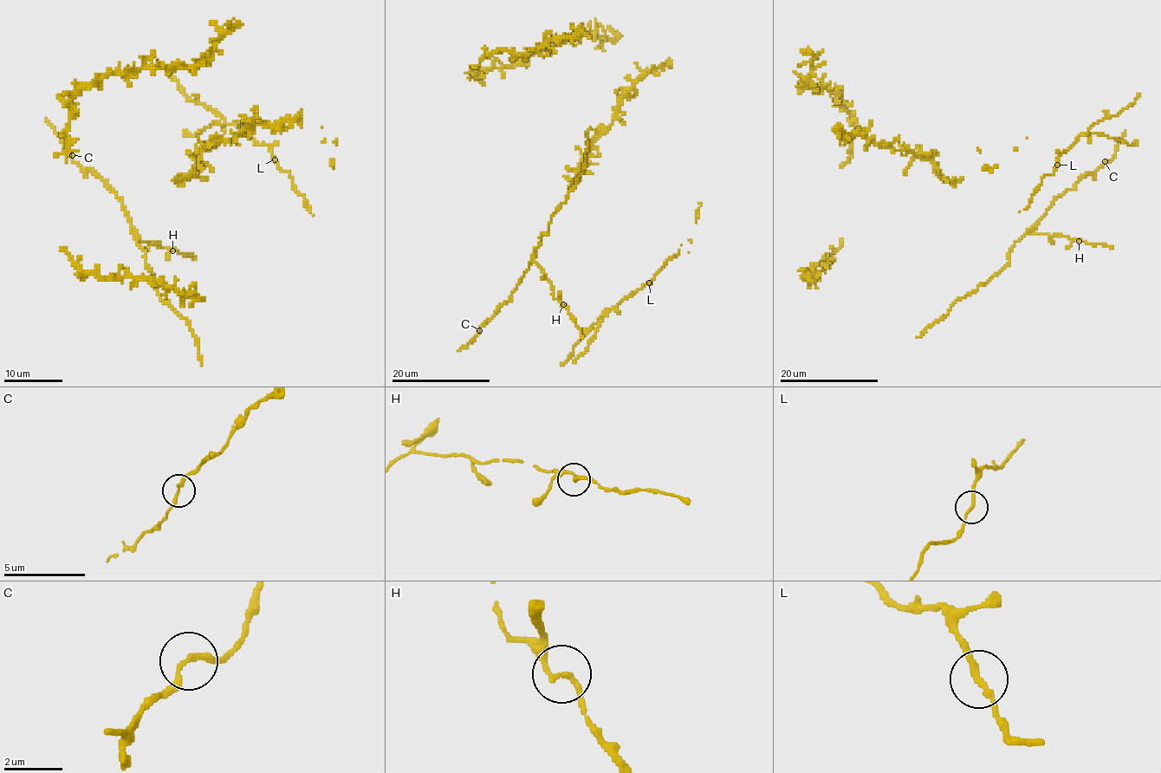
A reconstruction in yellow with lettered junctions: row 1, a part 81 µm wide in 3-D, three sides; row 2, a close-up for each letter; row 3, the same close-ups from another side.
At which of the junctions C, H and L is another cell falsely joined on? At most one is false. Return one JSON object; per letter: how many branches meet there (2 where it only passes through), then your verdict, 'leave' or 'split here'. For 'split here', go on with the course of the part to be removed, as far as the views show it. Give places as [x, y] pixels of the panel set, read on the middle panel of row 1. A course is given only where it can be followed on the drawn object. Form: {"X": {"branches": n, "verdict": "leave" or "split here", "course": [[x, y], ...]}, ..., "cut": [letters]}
{"C": {"branches": 2, "verdict": "leave"}, "H": {"branches": 2, "verdict": "leave"}, "L": {"branches": 2, "verdict": "leave"}, "cut": []}

